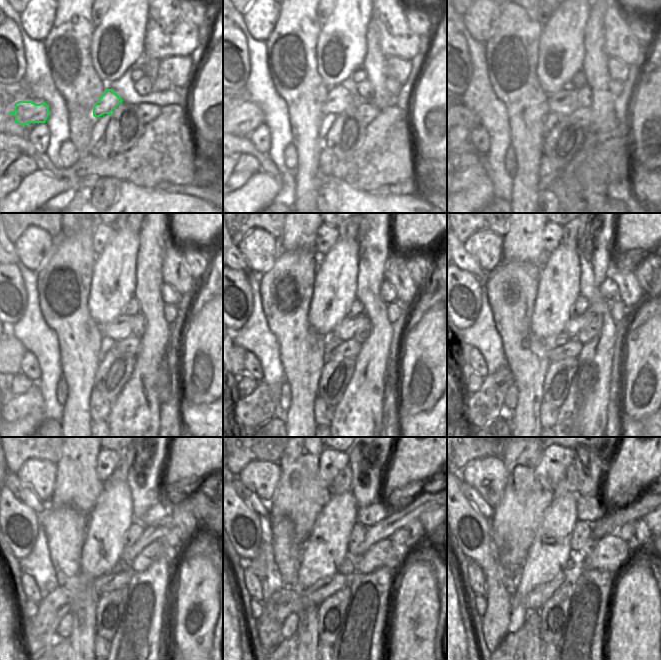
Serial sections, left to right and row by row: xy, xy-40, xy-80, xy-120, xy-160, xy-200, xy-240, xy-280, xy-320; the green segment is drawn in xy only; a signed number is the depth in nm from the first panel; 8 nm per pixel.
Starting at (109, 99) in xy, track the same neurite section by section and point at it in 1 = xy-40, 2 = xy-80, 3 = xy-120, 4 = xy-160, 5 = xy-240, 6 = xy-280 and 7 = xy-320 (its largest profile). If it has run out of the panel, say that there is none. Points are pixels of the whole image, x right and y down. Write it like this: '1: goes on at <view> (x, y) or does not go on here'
1: goes on at xy-40 (338, 99)
2: goes on at xy-80 (566, 102)
3: goes on at xy-120 (120, 328)
4: goes on at xy-160 (346, 329)
5: goes on at xy-240 (159, 530)
6: goes on at xy-280 (384, 530)
7: goes on at xy-320 (649, 501)

